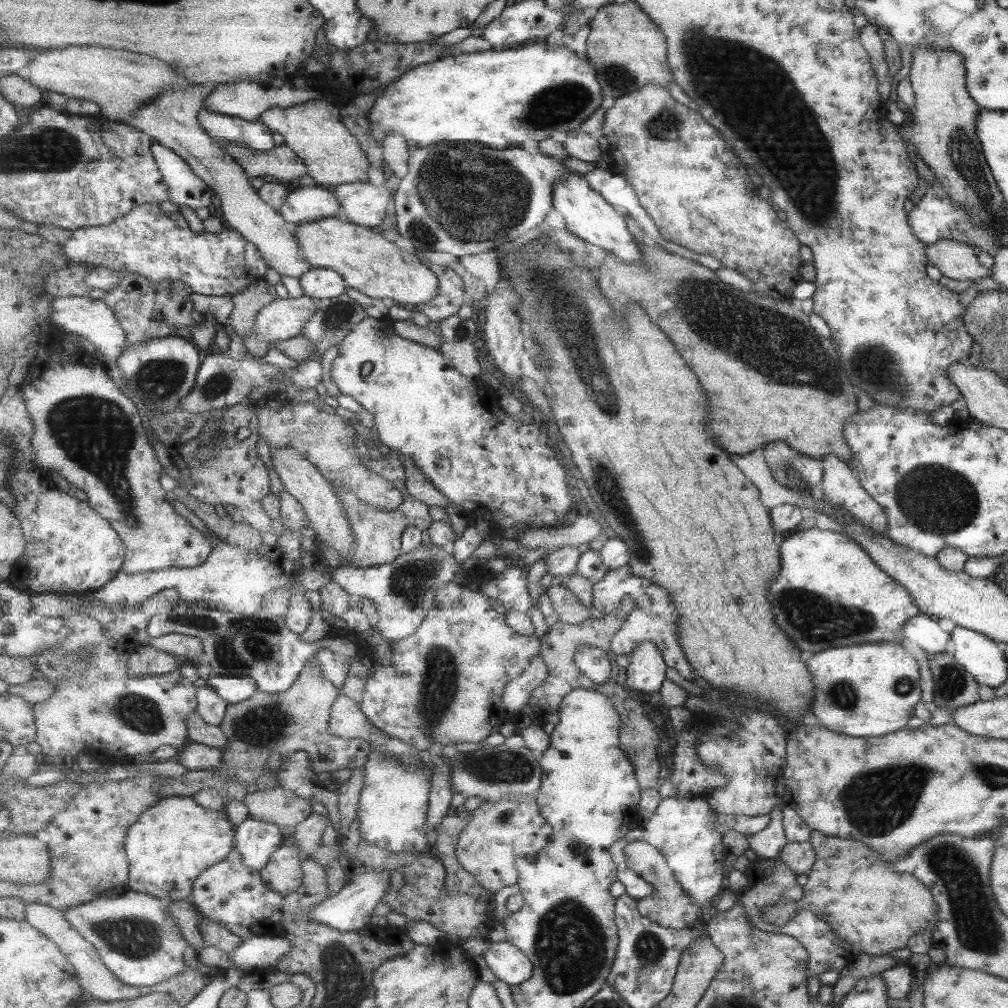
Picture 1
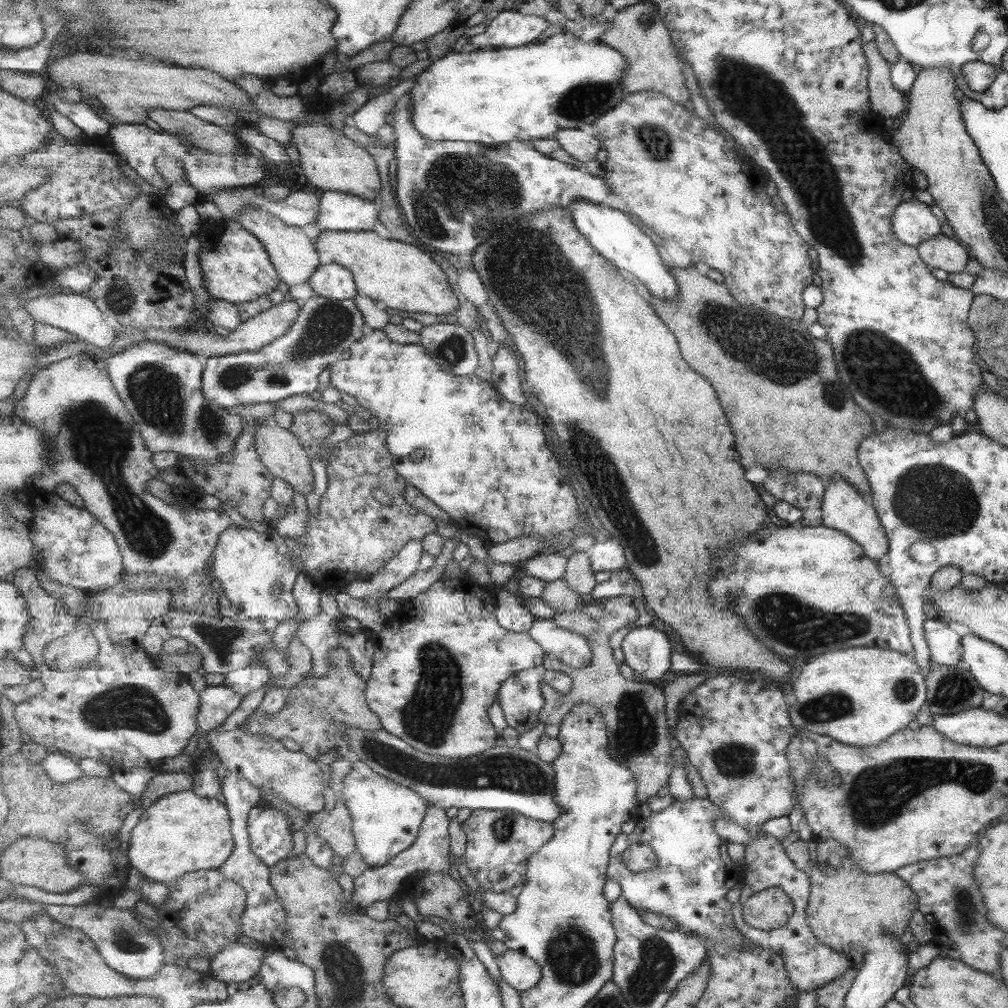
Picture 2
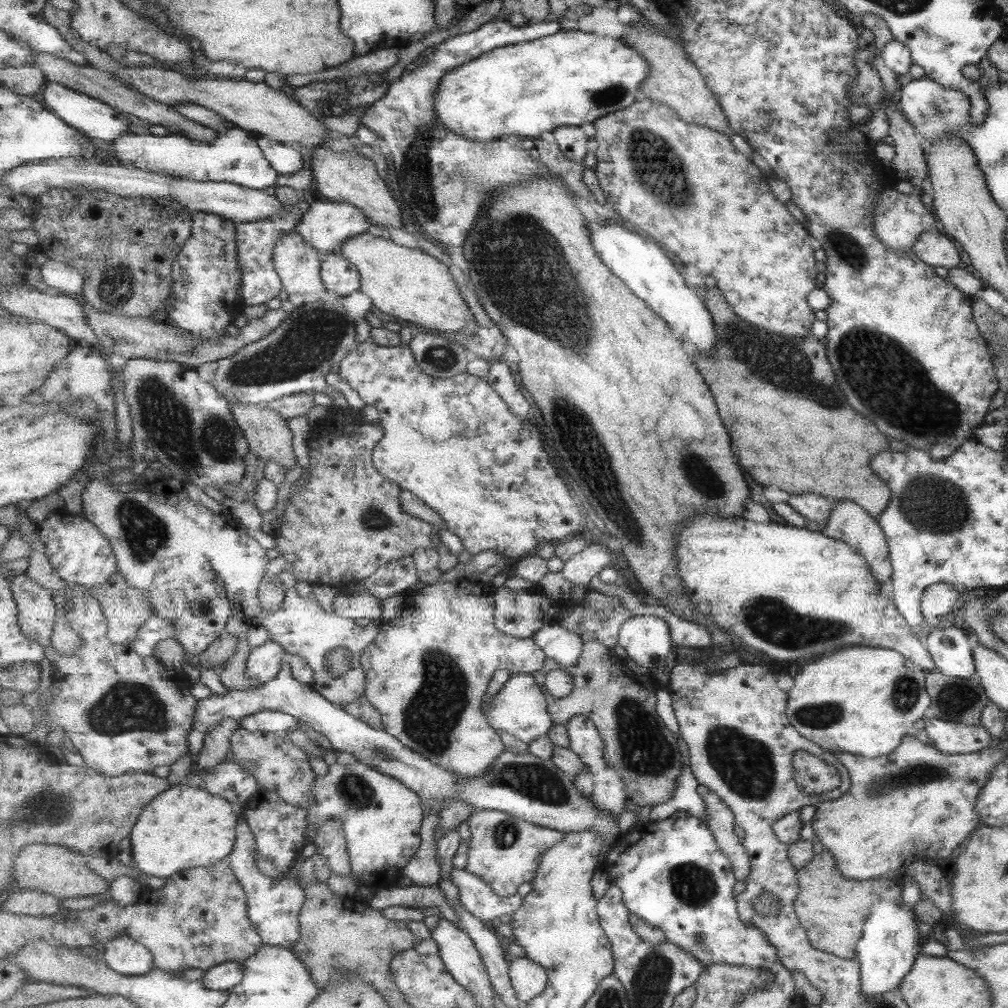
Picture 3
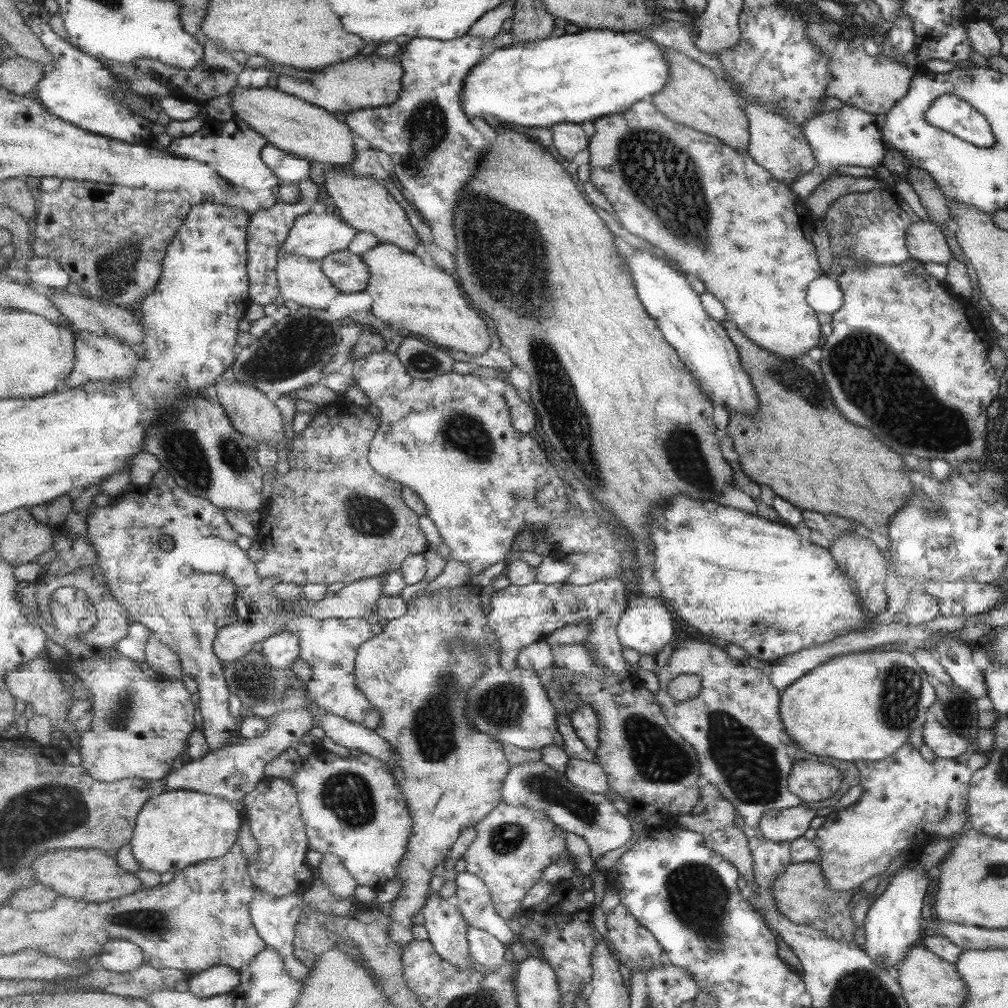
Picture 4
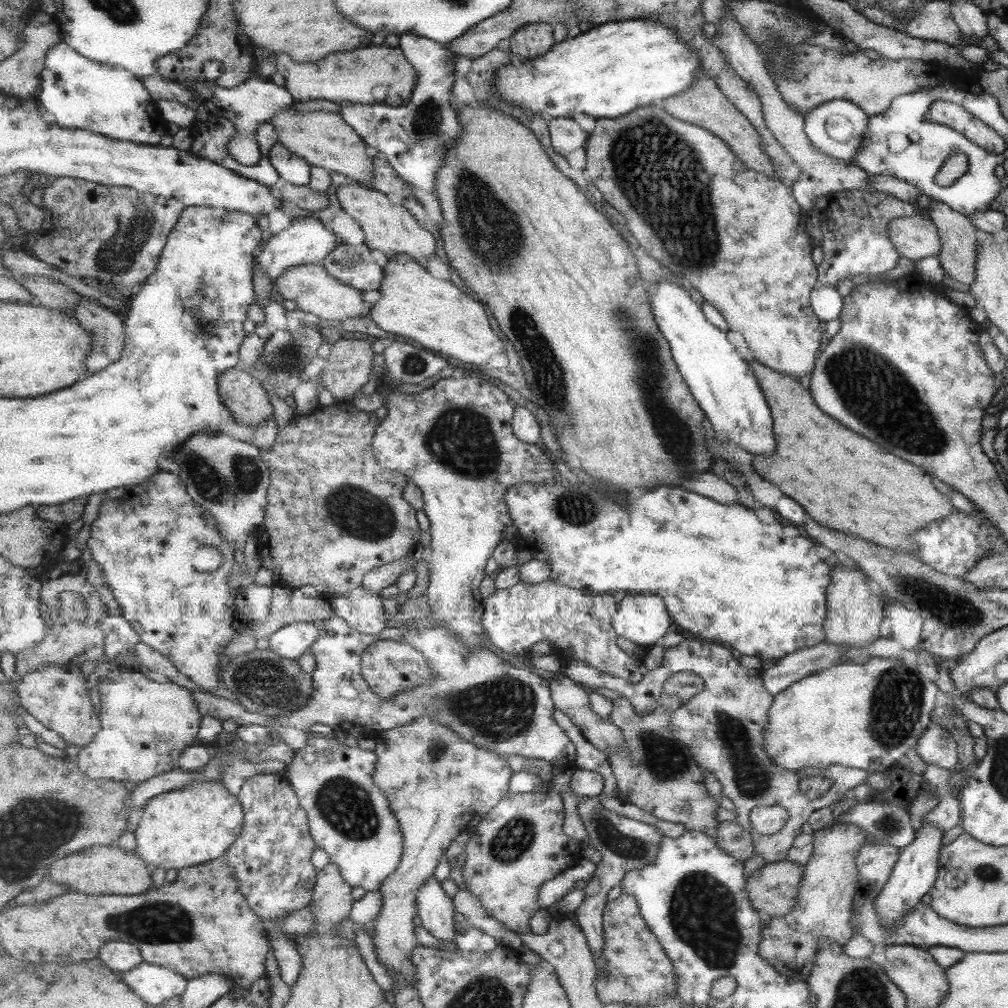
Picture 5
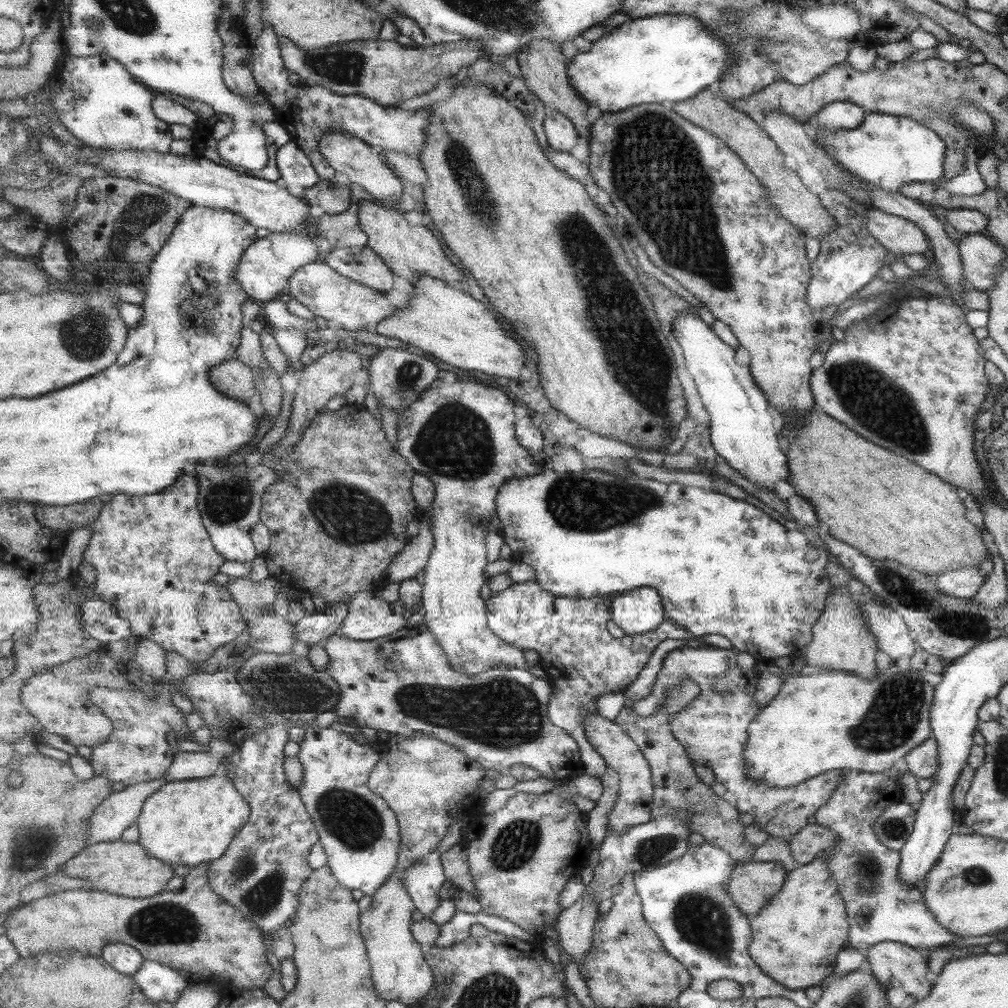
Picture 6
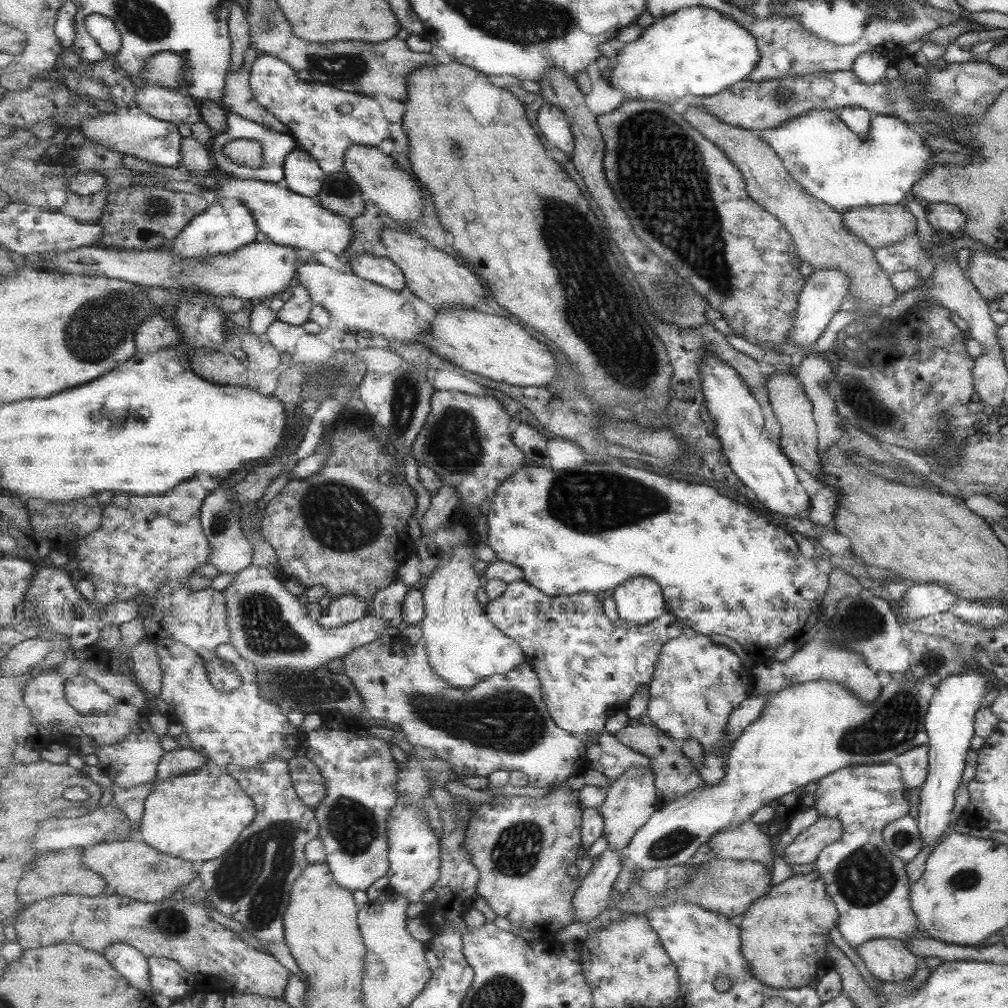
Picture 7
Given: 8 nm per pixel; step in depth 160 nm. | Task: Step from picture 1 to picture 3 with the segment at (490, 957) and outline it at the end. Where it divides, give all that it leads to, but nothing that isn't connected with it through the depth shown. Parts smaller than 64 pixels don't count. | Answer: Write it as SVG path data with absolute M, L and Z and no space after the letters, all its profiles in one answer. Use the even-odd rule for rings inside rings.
M527 956L510 958L510 976L523 1004L537 998L549 984L545 968Z

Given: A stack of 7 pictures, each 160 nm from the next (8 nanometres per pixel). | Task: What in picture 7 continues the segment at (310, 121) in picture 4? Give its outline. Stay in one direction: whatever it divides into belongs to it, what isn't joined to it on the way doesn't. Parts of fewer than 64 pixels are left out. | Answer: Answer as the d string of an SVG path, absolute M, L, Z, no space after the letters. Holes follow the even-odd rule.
M359 143L352 144L345 153L344 167L350 172L351 178L361 187L363 198L372 201L389 218L396 221L410 223L423 218L424 206L427 203L421 193L423 186L414 176L401 170L399 165L388 154L383 154L376 146L365 146Z

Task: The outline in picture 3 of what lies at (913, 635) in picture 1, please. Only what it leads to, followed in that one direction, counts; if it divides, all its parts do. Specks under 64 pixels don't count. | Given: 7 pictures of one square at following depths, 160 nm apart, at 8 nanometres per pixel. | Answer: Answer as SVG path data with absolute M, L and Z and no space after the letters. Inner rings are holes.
M948 625L945 628L934 627L922 639L925 650L934 662L934 669L947 676L969 678L974 673L972 649L967 643L966 628Z

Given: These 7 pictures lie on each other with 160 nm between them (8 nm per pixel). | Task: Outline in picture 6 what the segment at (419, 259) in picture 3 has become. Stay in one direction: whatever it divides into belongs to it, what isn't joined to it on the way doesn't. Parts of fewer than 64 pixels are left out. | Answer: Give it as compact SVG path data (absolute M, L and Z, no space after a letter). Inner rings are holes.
M421 275L414 286L415 294L408 305L399 308L375 326L374 330L378 334L397 338L419 347L436 360L465 370L477 370L483 376L510 379L521 376L521 371L527 364L525 351L501 328L493 310L475 300L465 288L447 284L433 278L433 275Z

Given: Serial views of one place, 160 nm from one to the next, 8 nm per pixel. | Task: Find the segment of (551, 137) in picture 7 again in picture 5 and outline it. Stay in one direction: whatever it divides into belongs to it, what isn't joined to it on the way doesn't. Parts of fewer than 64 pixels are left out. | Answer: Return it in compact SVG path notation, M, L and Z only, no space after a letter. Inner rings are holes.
M571 117L555 118L549 123L554 149L564 157L579 148L586 148L590 133Z

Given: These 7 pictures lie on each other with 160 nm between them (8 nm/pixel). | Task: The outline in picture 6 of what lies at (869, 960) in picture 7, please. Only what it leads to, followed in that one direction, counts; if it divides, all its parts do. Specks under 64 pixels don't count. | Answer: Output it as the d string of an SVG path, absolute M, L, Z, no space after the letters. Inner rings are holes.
M881 942L867 947L865 950L866 965L879 984L887 989L900 988L907 996L915 998L916 1002L923 1000L932 989L927 980L928 962L923 959L917 948L905 946L900 942Z

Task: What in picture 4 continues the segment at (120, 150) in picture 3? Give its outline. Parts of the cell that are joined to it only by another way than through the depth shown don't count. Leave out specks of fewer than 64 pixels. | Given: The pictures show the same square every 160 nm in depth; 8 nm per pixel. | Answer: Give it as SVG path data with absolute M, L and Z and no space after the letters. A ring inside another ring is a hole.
M233 118L227 122L209 120L192 135L179 135L179 138L172 139L167 149L179 158L186 156L188 159L207 163L219 176L235 187L245 187L251 192L265 188L277 192L282 181L262 157L263 149L268 144L267 138L253 130L244 120Z

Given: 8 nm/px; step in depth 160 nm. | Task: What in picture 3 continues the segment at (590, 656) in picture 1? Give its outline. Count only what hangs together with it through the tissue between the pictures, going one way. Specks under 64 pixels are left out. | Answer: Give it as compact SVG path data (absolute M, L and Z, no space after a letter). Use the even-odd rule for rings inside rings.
M561 624L544 626L532 637L545 651L547 658L552 658L564 668L577 665L584 653L585 642L582 635L567 630Z

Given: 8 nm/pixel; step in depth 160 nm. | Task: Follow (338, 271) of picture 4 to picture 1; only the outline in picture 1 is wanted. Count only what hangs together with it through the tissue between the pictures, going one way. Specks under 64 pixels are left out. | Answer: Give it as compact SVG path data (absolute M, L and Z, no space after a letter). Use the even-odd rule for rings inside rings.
M313 268L306 272L300 278L300 287L304 295L319 300L333 300L349 290L341 273L327 268Z

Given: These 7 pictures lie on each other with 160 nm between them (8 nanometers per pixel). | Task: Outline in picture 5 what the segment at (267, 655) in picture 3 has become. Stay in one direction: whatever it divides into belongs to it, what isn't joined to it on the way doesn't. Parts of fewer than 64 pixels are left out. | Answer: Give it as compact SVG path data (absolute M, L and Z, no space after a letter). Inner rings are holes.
M322 621L296 622L280 628L270 636L270 649L286 658L298 660L317 642Z

